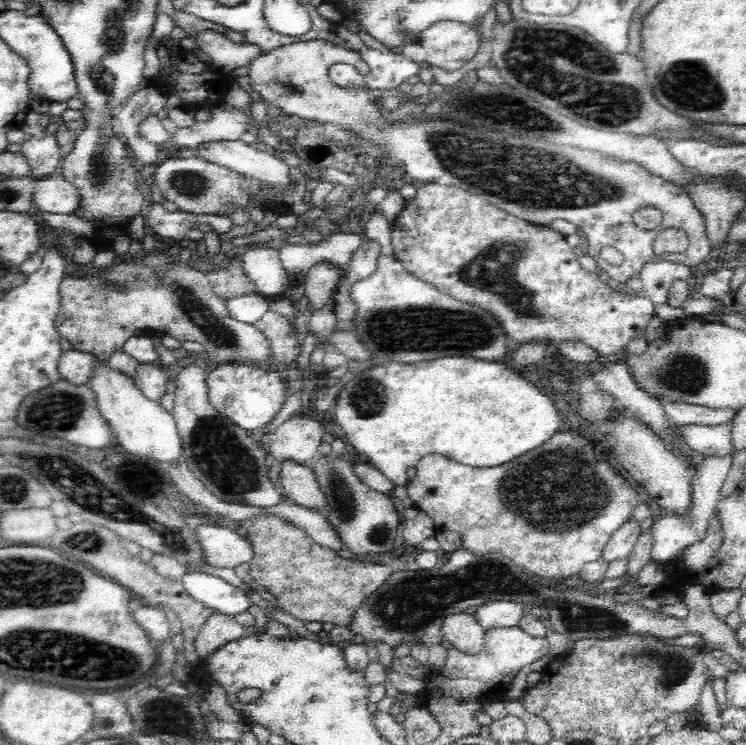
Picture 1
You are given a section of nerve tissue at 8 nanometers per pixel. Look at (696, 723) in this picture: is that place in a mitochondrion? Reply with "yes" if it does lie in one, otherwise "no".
no

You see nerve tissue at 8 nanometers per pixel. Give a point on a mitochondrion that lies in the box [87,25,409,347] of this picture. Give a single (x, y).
(192, 185)

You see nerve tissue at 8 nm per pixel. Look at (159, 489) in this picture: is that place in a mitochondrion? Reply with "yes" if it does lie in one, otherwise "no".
no

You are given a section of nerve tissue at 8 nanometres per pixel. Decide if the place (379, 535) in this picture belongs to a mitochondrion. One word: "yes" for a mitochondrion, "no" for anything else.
yes

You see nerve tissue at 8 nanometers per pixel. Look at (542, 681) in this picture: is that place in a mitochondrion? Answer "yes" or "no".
no

